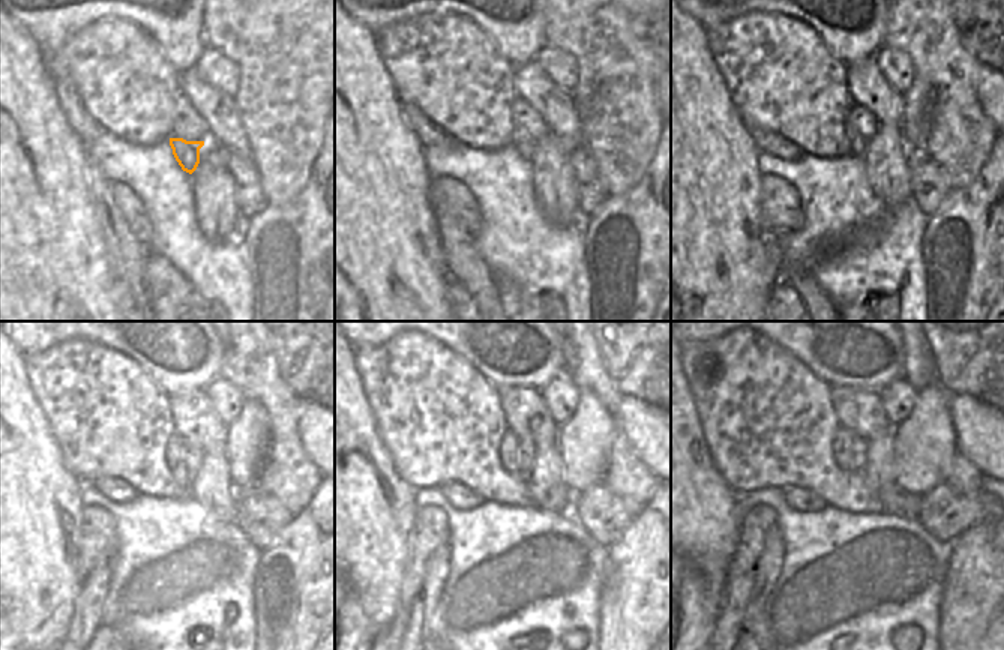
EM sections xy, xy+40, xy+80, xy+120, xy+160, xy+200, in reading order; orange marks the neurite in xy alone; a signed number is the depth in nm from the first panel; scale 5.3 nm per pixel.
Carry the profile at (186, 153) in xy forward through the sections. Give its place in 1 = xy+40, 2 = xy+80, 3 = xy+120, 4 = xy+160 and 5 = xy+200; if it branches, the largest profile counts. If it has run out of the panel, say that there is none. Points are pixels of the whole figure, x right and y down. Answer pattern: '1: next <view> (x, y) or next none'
1: next xy+40 (520, 141)
2: next xy+80 (857, 143)
3: next xy+120 (173, 454)
4: next xy+160 (509, 445)
5: next xy+200 (844, 442)

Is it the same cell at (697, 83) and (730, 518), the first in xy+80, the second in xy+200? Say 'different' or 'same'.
same

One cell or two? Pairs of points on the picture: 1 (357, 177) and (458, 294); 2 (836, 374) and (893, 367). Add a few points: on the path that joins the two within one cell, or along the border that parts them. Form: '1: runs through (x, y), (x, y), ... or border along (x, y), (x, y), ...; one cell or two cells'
1: border along (449, 279), (446, 294), (450, 305); two cells
2: runs through (850, 368), (880, 368); one cell

